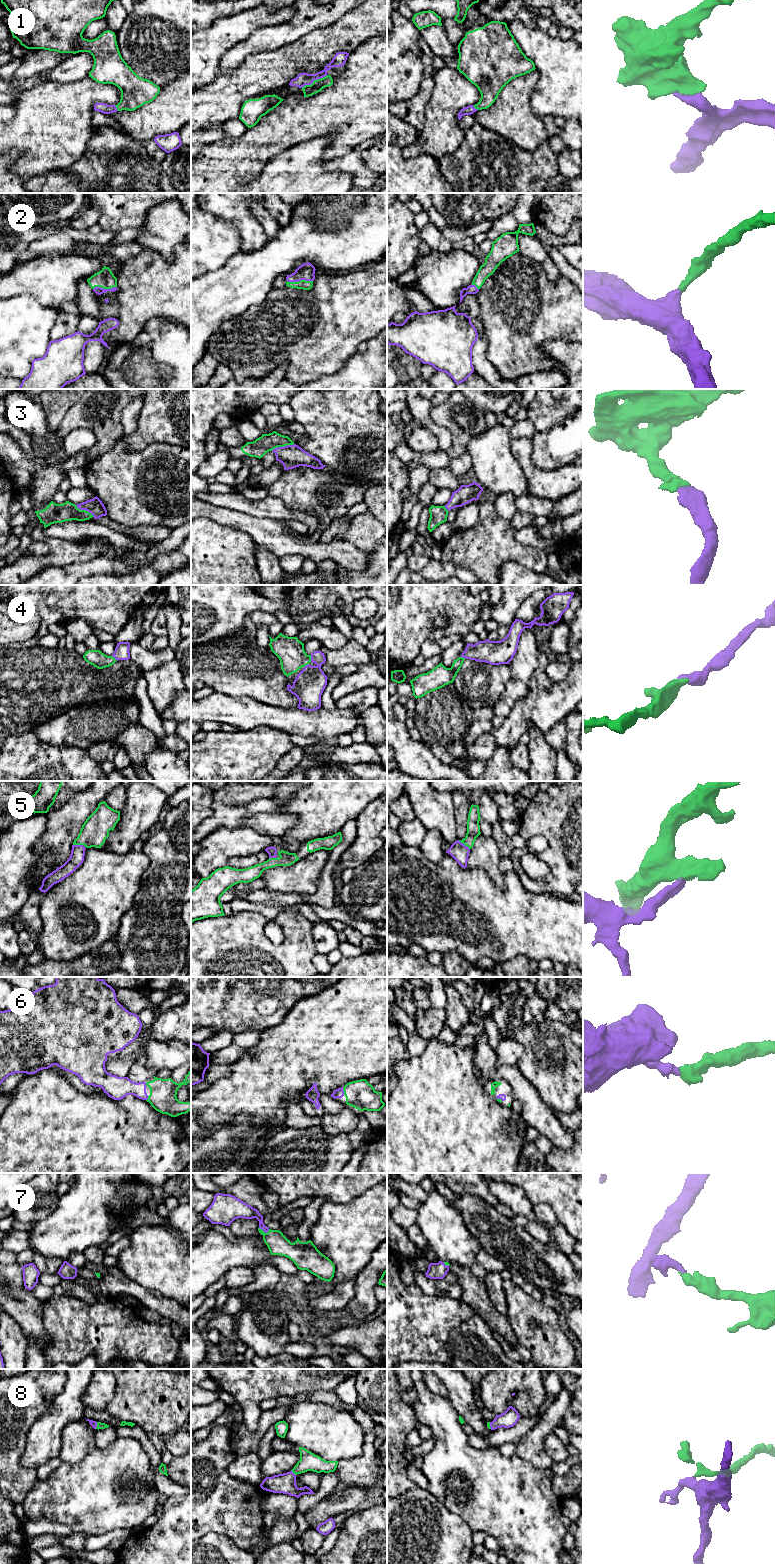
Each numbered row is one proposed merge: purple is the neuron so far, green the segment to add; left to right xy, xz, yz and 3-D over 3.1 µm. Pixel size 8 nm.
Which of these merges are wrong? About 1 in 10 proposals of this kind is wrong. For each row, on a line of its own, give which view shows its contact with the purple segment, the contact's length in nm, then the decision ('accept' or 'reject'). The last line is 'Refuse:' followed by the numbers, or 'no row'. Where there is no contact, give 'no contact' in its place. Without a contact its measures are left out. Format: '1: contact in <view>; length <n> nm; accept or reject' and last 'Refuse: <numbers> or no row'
1: contact in xz; length 240 nm; accept
2: contact in xz; length 200 nm; accept
3: contact in xz; length 200 nm; accept
4: contact in xz; length 60 nm; accept
5: contact in yz; length 120 nm; accept
6: contact in xz; length 70 nm; accept
7: contact in xz; length 90 nm; accept
8: contact in xz; length 60 nm; accept
Refuse: no row

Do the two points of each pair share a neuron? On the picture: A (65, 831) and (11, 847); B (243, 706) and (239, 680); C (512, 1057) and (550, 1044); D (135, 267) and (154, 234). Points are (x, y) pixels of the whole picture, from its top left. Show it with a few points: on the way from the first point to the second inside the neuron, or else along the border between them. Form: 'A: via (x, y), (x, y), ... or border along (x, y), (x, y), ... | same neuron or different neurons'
A: border along (48, 817), (46, 830), (34, 850), (54, 857) | different neurons
B: border along (218, 691), (233, 696), (251, 696), (264, 702) | different neurons
C: border along (506, 1037), (516, 1039), (523, 1047), (517, 1064) | different neurons
D: border along (145, 249), (158, 252), (166, 260) | different neurons

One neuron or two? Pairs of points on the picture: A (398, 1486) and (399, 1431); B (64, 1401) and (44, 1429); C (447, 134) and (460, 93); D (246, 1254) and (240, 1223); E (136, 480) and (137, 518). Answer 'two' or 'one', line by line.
A: one
B: one
C: one
D: two
E: one

